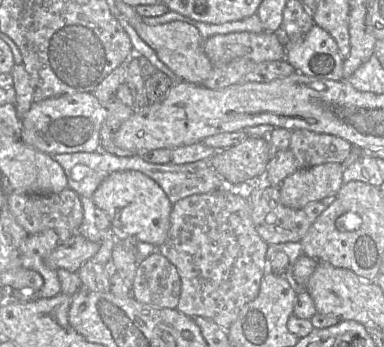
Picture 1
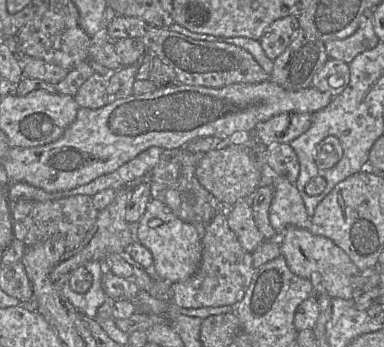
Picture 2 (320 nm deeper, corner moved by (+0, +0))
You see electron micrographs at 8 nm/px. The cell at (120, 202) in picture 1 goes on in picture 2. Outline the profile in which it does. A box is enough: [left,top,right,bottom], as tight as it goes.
[135,199,204,283]

